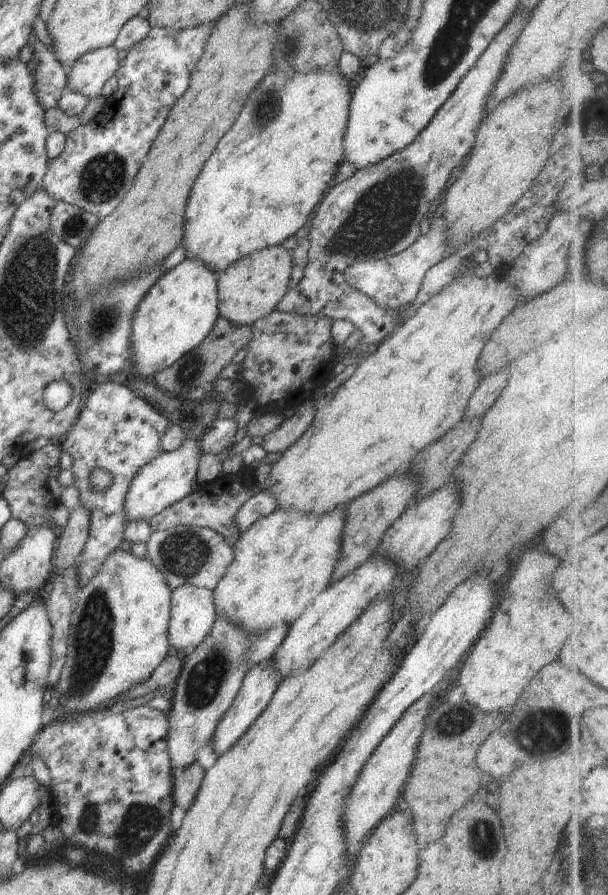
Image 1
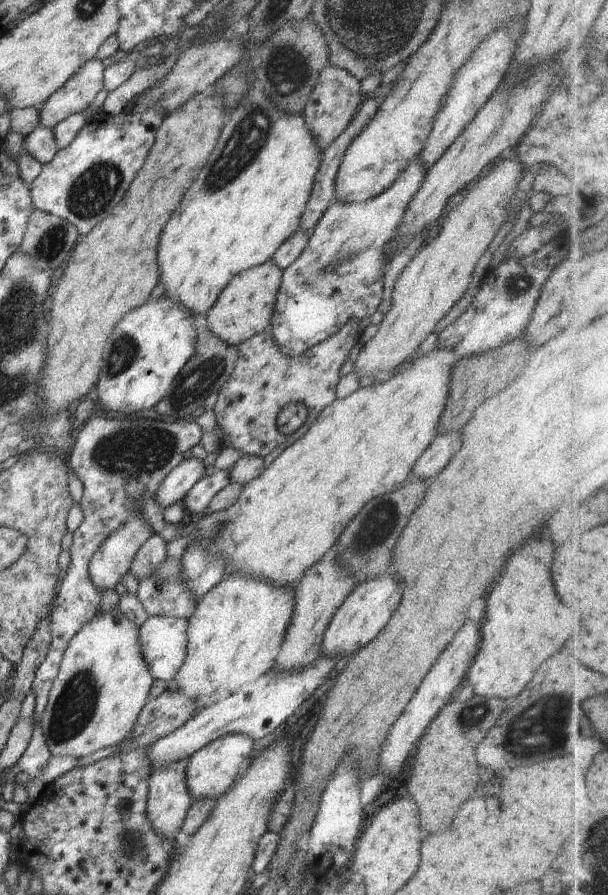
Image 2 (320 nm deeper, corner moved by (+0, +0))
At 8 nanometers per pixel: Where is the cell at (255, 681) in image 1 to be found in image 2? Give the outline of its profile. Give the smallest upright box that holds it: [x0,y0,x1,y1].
[186,734,254,800]

